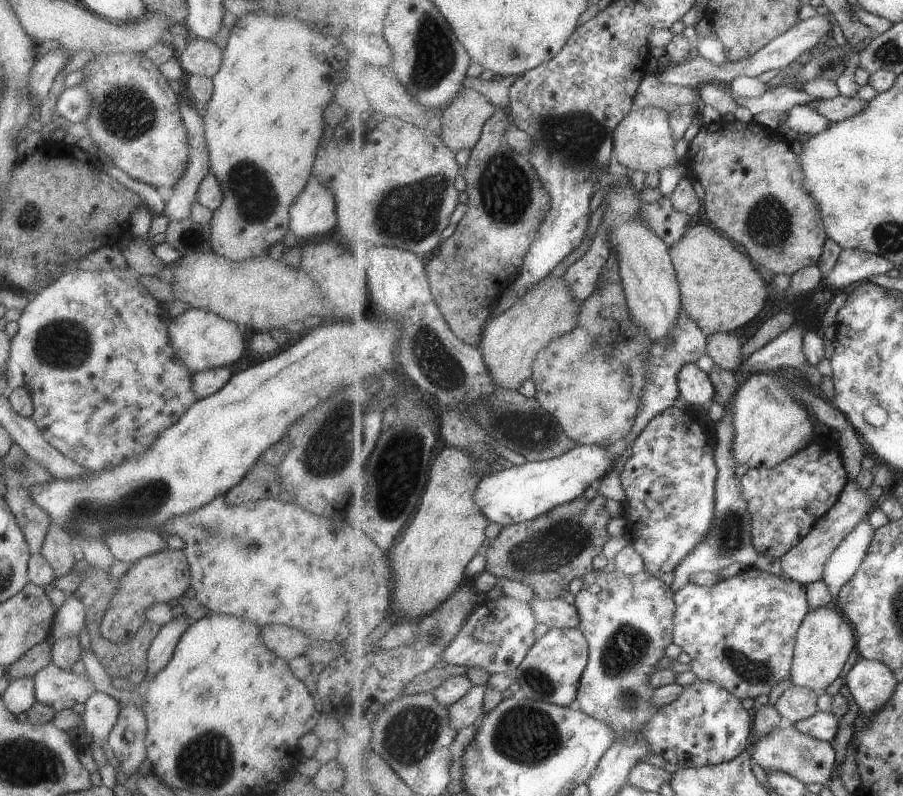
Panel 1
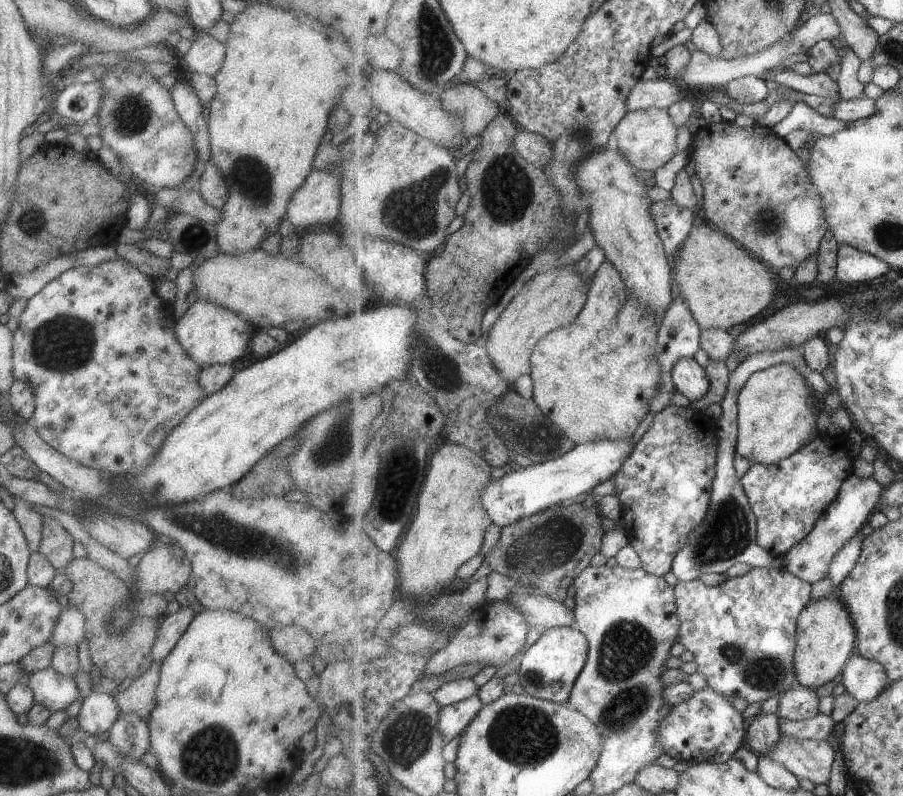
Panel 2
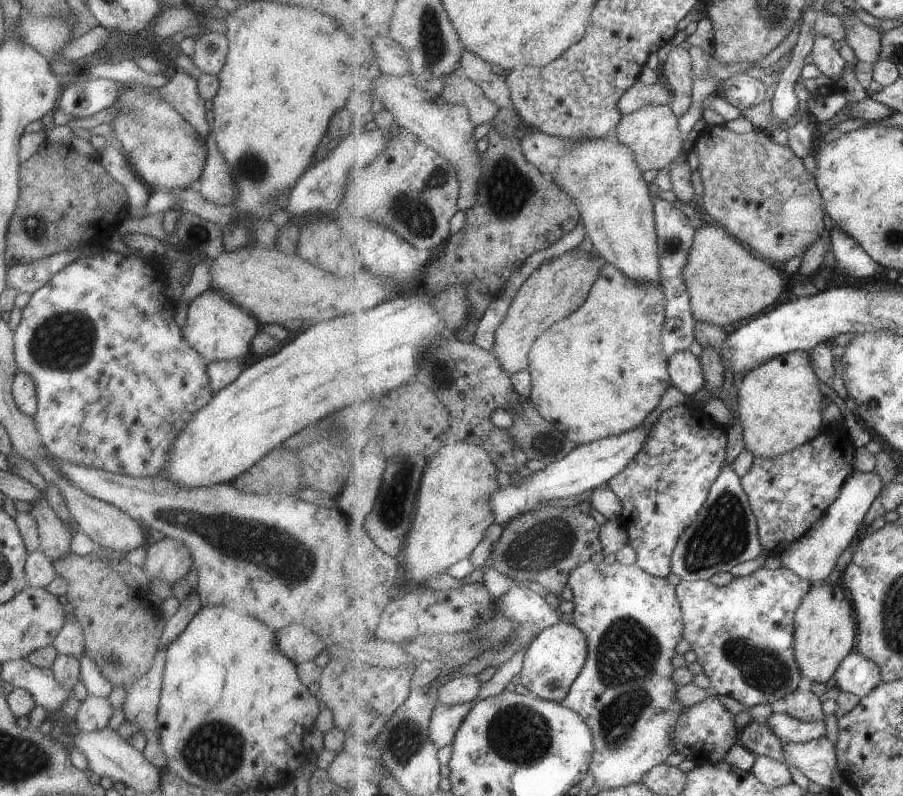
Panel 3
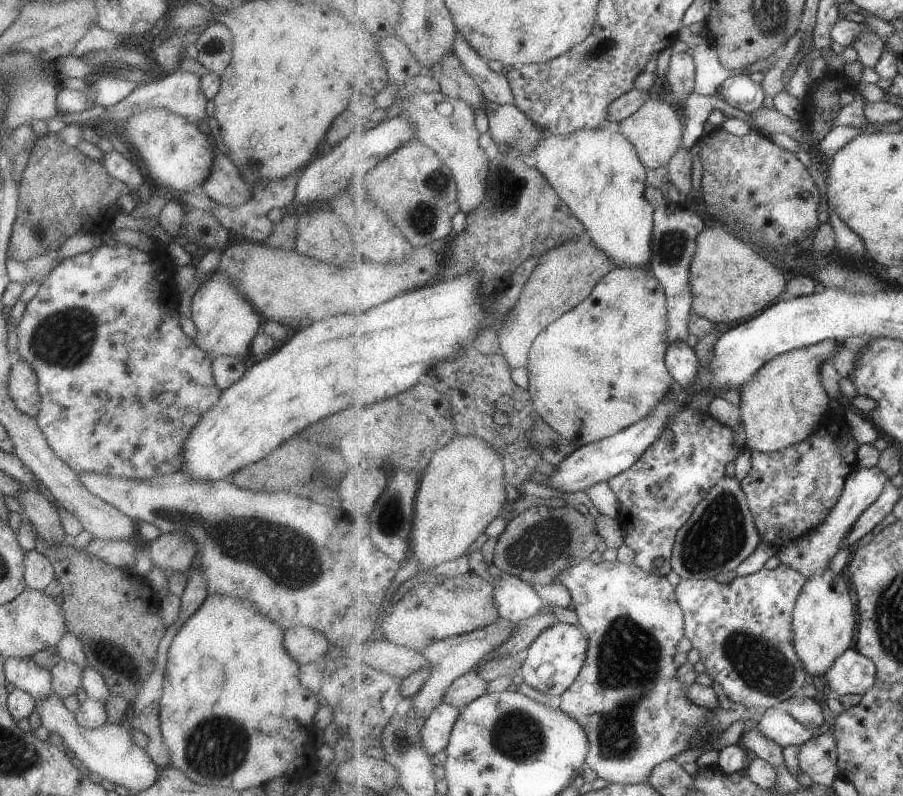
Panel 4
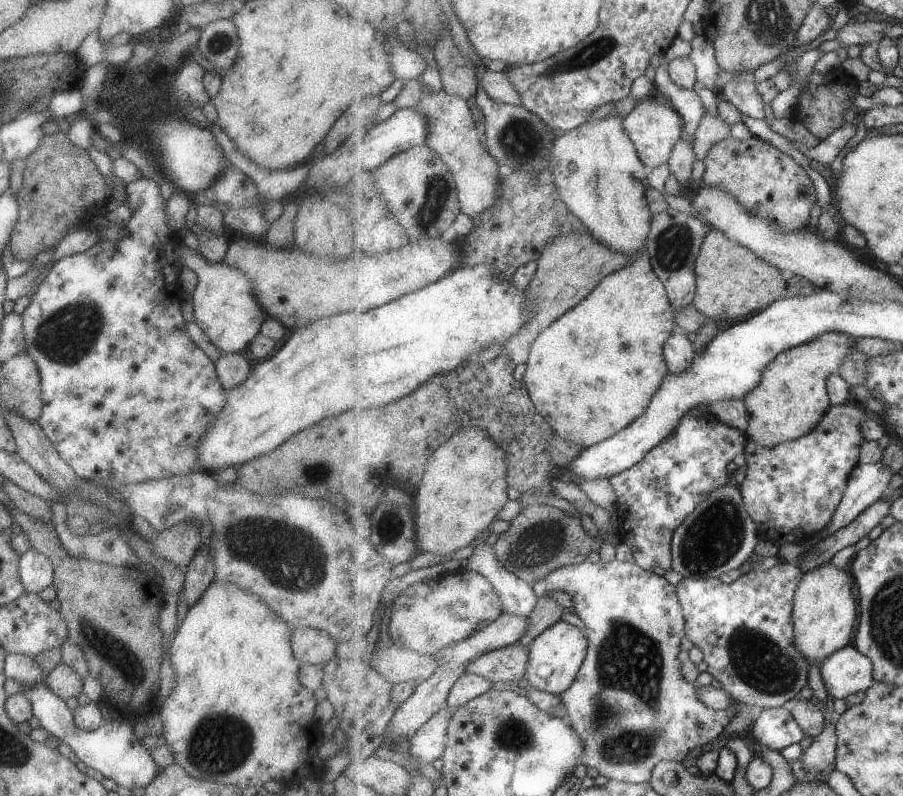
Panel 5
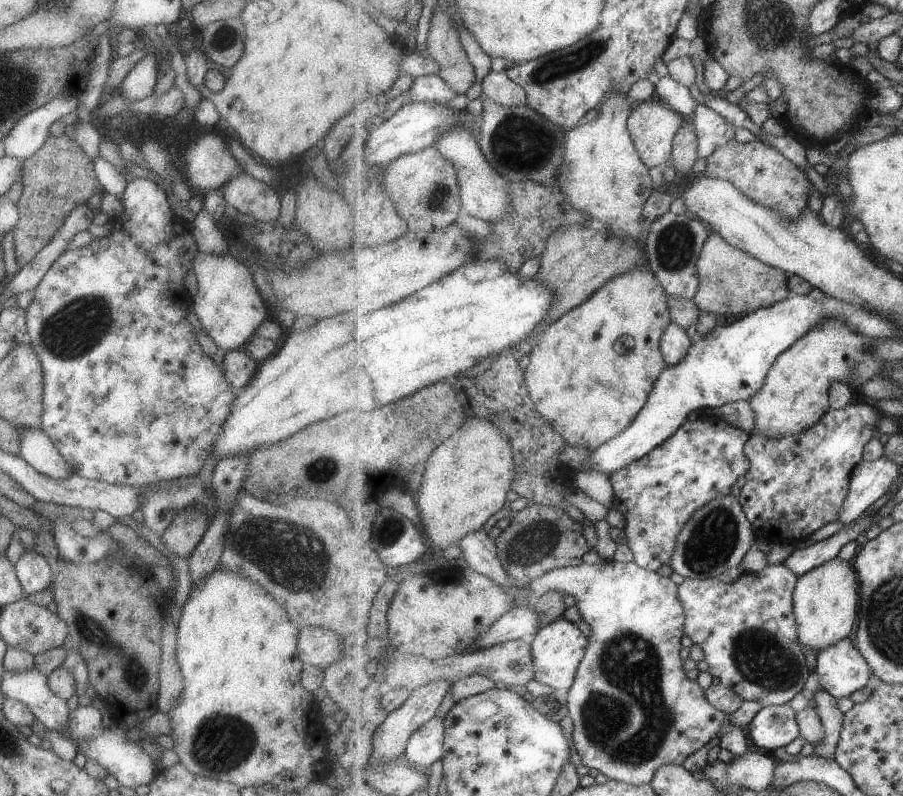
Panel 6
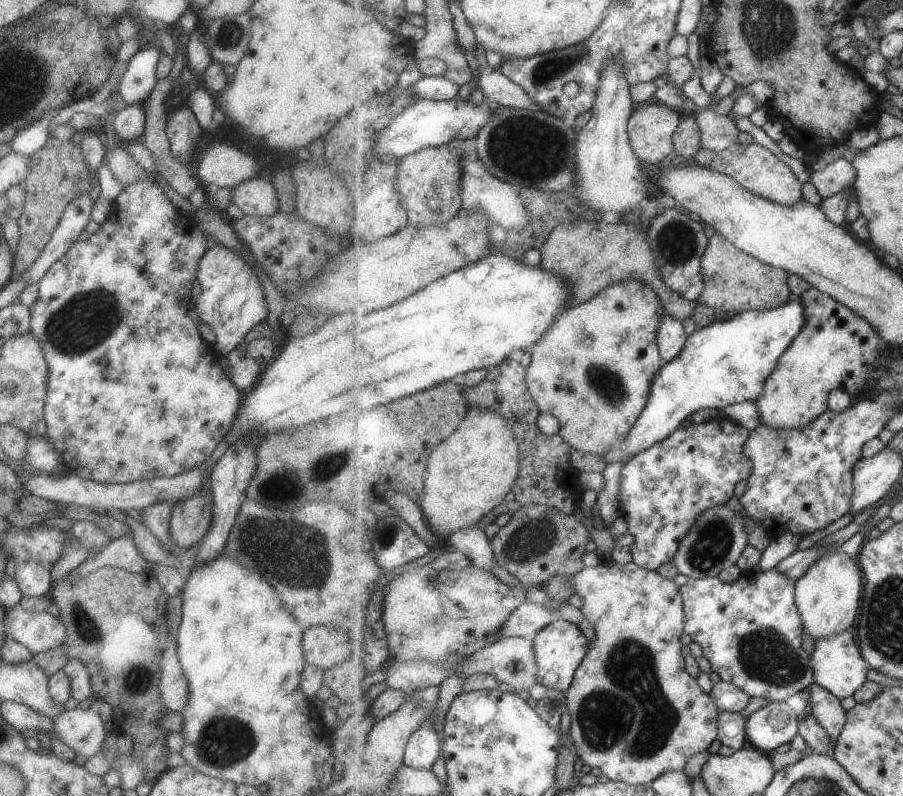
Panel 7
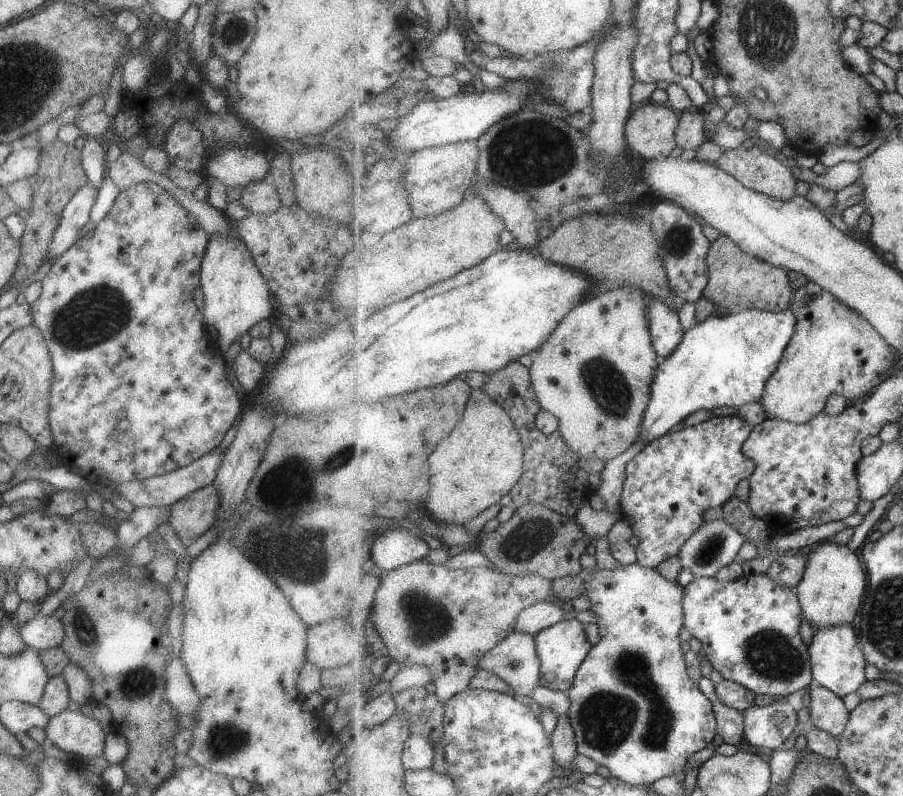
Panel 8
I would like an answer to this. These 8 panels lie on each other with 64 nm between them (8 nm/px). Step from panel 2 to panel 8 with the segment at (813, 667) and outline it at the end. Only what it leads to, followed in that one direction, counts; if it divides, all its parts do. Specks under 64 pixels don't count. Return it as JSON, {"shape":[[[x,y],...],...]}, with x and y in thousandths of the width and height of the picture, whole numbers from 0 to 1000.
{"shape":[[[909,681],[897,693],[891,724],[882,739],[890,776],[898,781],[901,791],[950,781],[956,761],[956,749],[961,742],[961,720],[952,690],[944,691],[938,683]]]}

